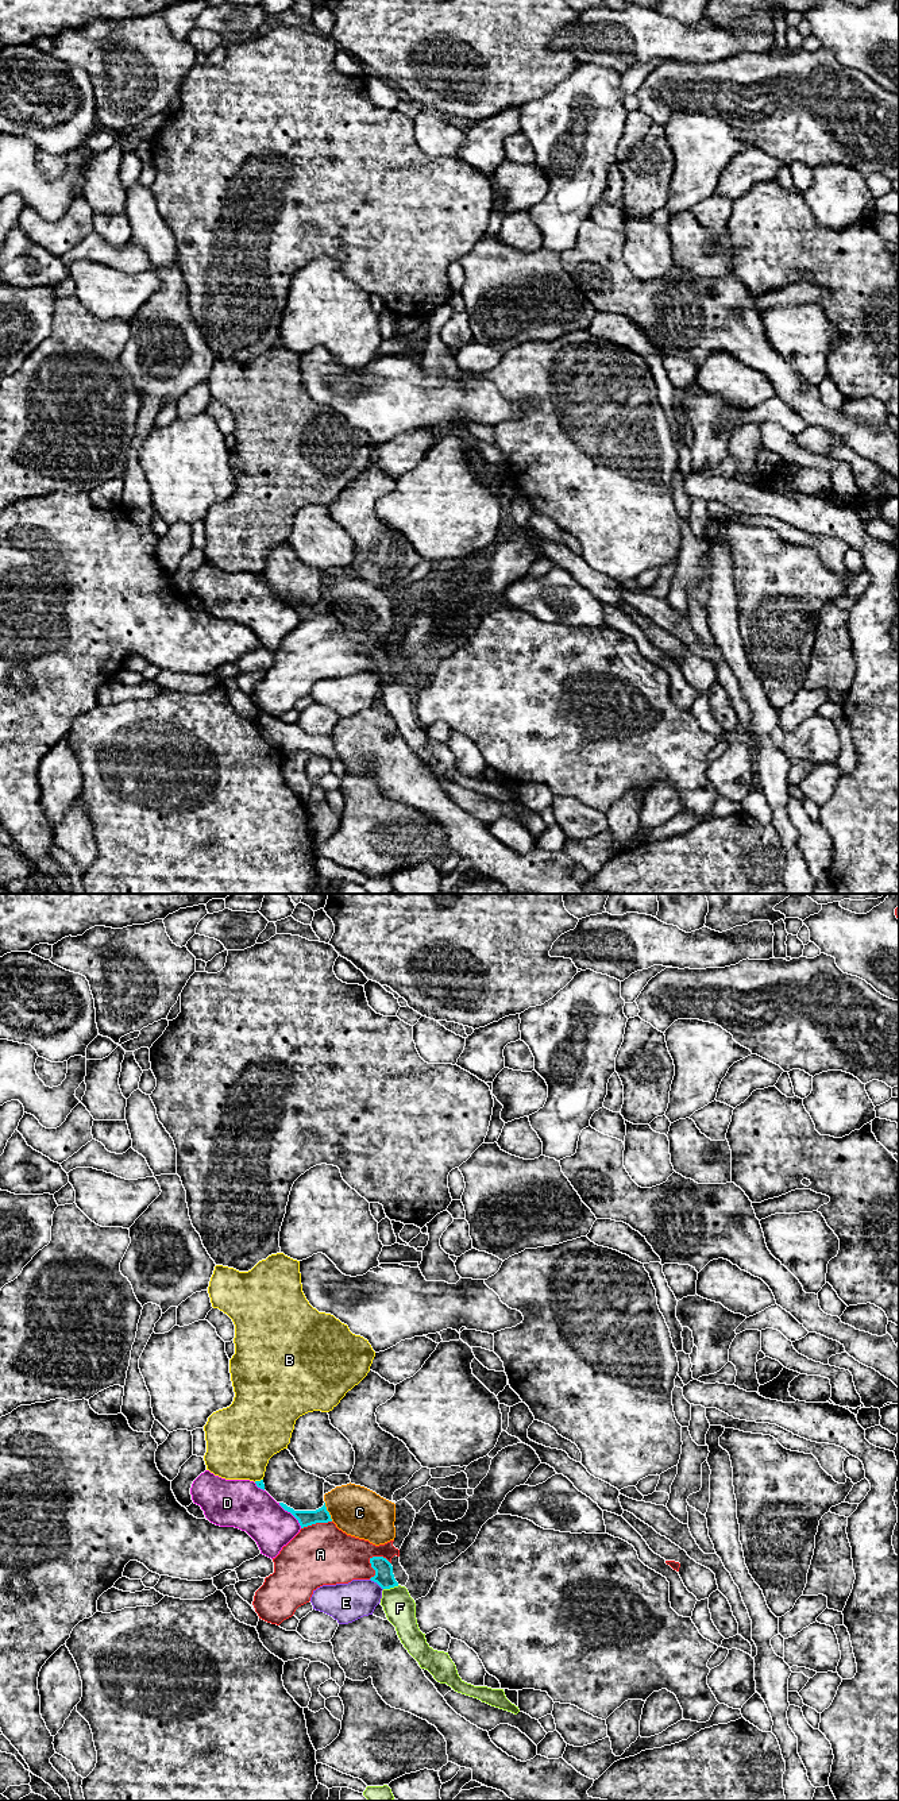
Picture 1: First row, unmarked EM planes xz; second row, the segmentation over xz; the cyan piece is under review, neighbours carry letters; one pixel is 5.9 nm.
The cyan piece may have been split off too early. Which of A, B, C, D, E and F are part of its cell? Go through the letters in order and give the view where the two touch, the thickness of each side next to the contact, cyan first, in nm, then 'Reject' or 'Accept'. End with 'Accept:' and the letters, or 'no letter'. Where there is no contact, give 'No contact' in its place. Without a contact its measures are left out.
A: Touches cyan in xz. Thickness 110 nm (cyan) against 320 nm. Reject
B: Touches cyan in xz. Thickness 50 nm (cyan) against 400 nm. Reject
C: Touches cyan in xz. Thickness 100 nm (cyan) against 300 nm. Reject
D: Touches cyan in xz. Thickness 100 nm (cyan) against 280 nm. Reject
E: Touches cyan in xz. Thickness 110 nm (cyan) against 240 nm. Reject
F: Touches cyan in xz. Thickness 110 nm (cyan) against 190 nm. Accept
Accept: F

